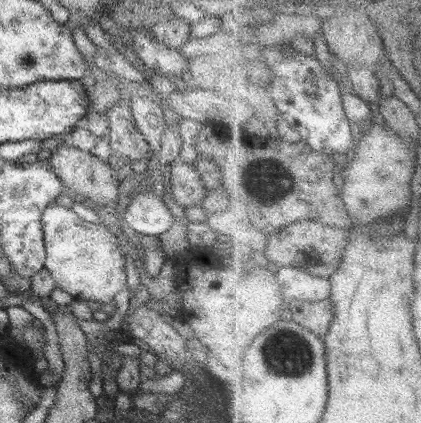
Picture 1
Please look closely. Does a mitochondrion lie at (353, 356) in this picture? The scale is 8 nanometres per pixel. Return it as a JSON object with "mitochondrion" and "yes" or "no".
{"mitochondrion":"no"}

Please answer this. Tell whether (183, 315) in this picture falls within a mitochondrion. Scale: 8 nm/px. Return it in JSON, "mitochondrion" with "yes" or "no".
{"mitochondrion":"no"}

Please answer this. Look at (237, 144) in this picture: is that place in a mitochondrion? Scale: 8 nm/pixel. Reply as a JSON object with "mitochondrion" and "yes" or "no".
{"mitochondrion":"no"}

